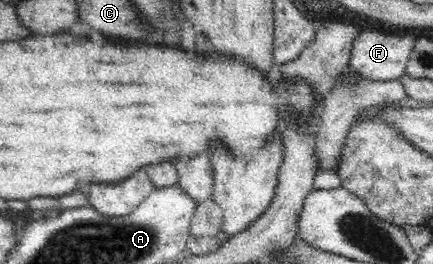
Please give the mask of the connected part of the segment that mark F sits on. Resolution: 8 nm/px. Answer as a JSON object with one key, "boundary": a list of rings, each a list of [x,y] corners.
{"boundary":[[[360,32],[353,42],[349,56],[349,70],[374,82],[400,79],[405,74],[415,39],[409,32]]]}

